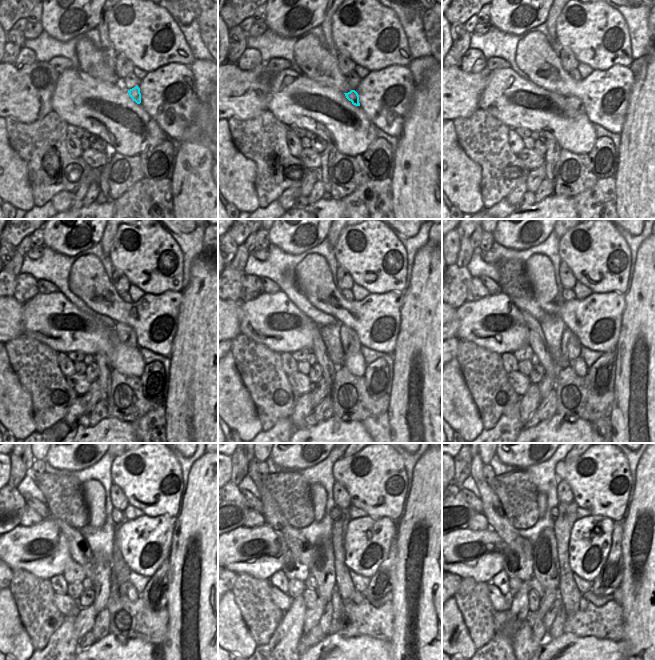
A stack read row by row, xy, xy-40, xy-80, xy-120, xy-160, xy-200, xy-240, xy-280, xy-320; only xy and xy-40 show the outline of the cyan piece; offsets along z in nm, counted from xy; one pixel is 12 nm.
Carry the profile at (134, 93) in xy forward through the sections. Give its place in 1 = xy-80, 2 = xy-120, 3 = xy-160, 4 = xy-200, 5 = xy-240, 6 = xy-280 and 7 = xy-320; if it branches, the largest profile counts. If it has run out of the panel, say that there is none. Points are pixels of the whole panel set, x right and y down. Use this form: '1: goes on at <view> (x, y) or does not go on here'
1: goes on at xy-80 (574, 103)
2: goes on at xy-120 (126, 334)
3: goes on at xy-160 (350, 342)
4: goes on at xy-200 (572, 344)
5: goes on at xy-240 (120, 570)
6: goes on at xy-280 (336, 601)
7: goes on at xy-320 (556, 630)

